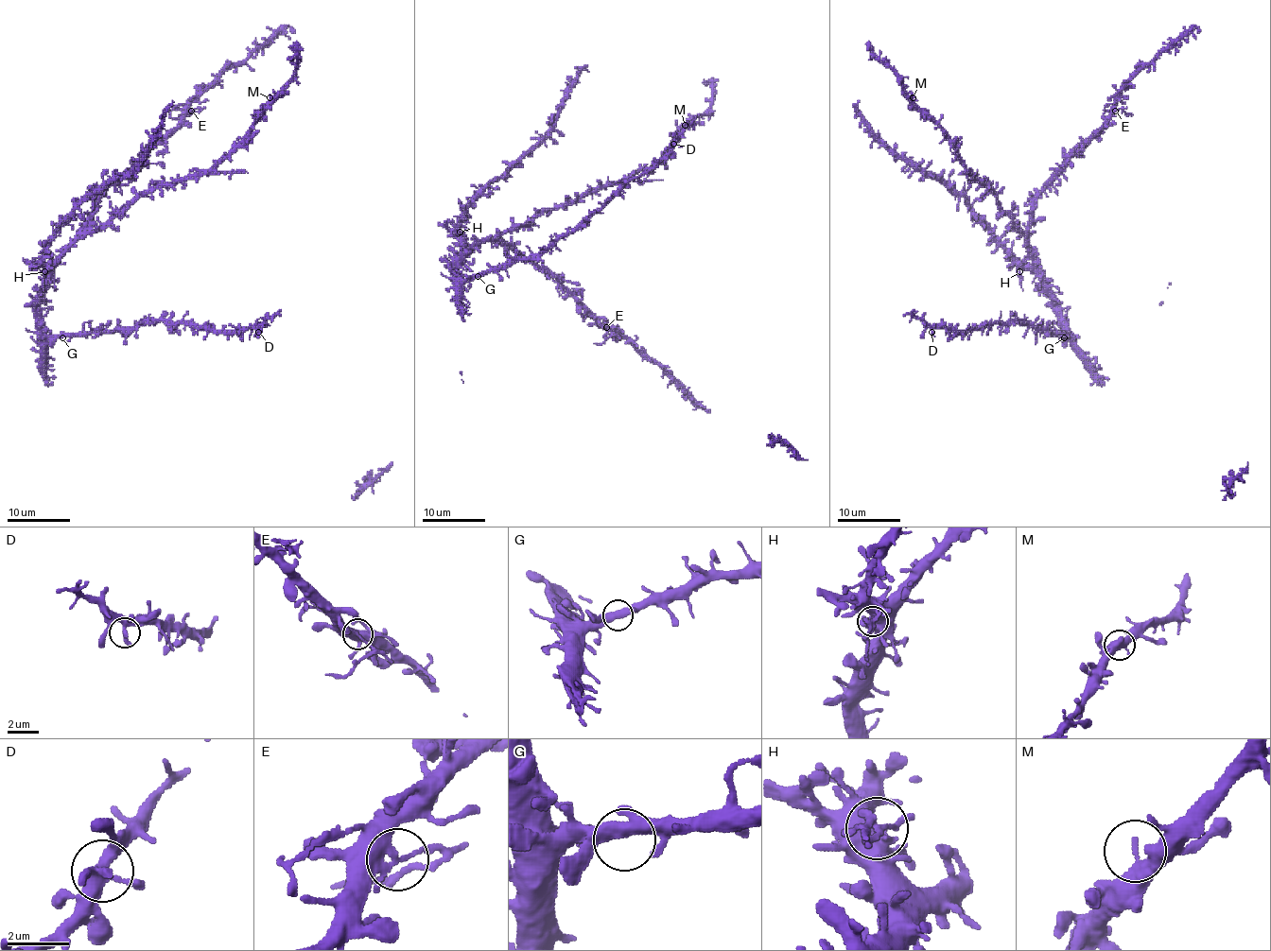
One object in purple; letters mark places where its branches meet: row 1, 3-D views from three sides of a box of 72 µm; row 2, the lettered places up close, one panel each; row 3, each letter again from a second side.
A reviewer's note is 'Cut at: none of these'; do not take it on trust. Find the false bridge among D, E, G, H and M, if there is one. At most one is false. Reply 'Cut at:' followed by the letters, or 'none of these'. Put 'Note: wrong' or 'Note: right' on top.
Note: wrong
Cut at: E

